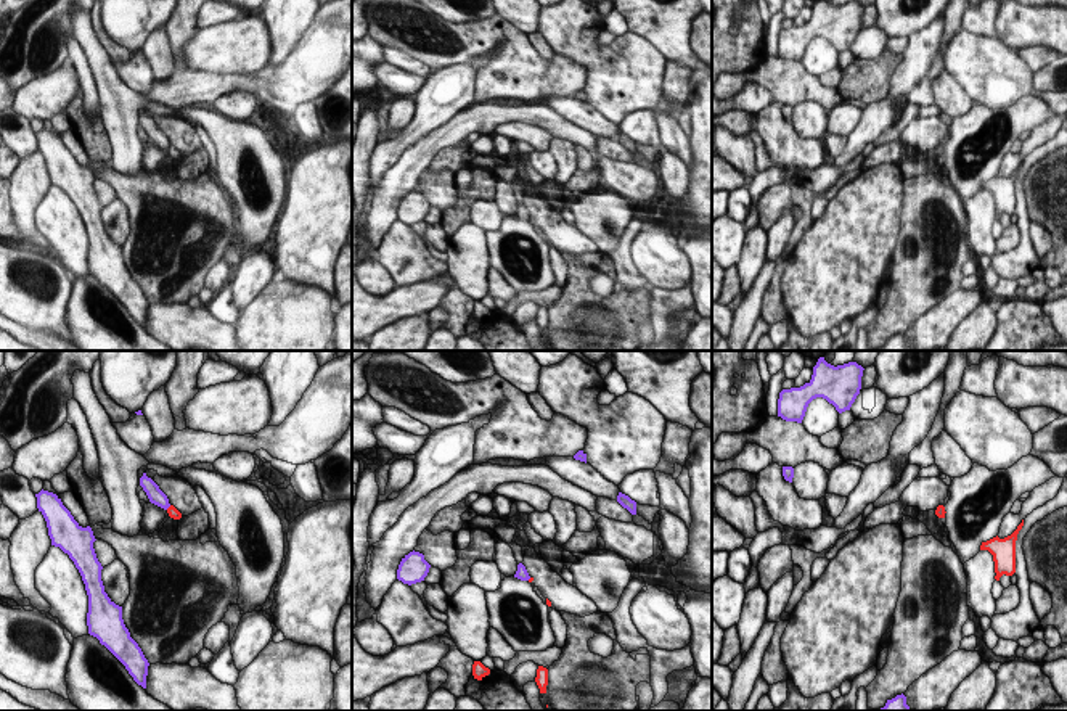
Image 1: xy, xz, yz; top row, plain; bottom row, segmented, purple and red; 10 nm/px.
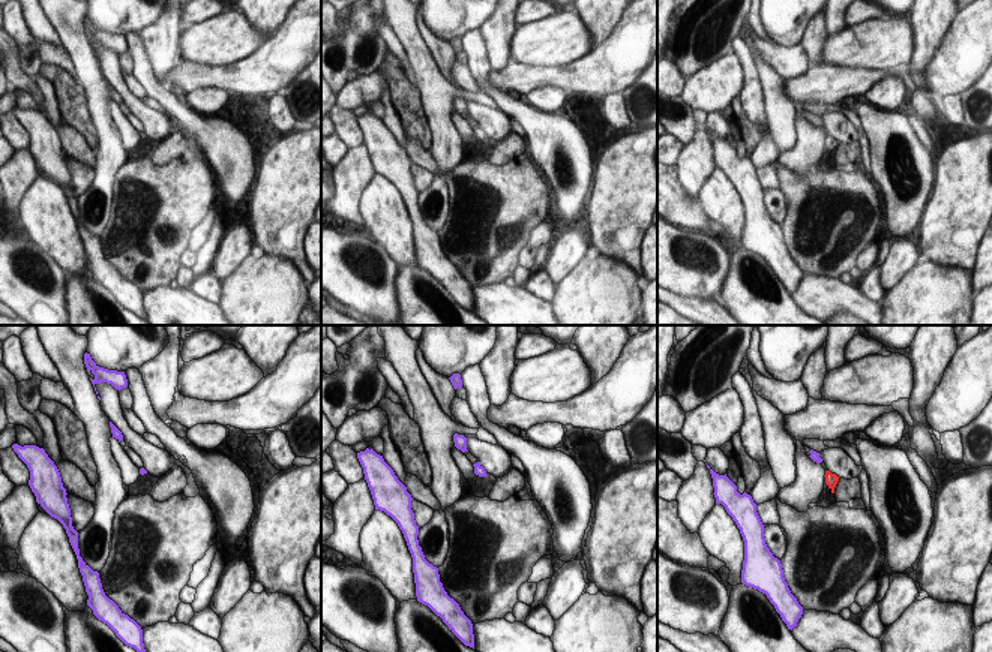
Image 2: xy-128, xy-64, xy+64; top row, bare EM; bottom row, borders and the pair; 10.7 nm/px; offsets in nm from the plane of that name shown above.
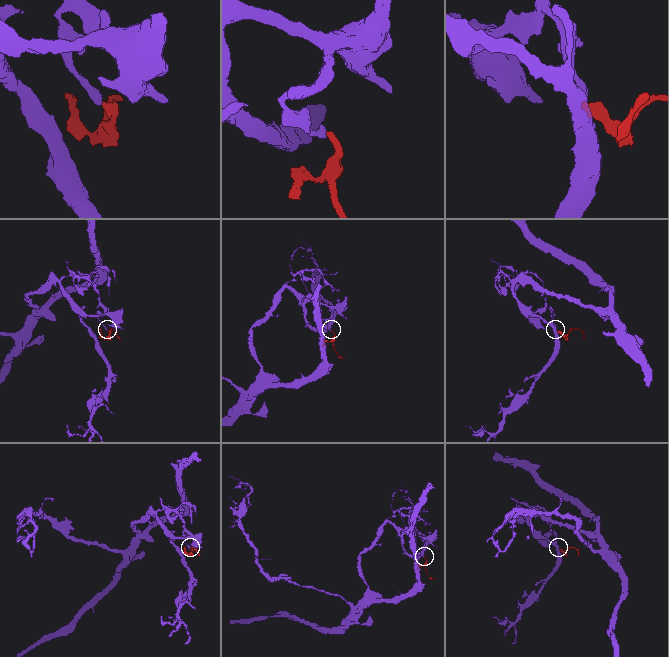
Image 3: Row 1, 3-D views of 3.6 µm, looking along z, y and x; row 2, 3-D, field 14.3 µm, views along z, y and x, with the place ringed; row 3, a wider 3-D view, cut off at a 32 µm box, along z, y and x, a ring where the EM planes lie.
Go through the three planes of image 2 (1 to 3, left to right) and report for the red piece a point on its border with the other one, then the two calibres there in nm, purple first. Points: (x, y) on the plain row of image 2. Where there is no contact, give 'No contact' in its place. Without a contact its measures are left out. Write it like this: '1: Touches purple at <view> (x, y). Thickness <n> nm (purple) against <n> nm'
1: No contact
2: No contact
3: No contact.

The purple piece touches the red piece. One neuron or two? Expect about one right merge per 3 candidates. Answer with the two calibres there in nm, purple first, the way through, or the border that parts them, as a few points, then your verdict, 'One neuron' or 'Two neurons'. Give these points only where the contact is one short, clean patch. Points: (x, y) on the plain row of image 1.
Thickness 160 nm (purple) against 100 nm. Boundary: xy (171, 145), (166, 148). Two neurons.

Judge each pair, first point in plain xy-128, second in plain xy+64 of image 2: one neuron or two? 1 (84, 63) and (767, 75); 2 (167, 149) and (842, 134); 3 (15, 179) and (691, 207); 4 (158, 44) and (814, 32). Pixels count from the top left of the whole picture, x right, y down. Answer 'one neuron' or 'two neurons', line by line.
1: one neuron
2: two neurons
3: two neurons
4: two neurons

